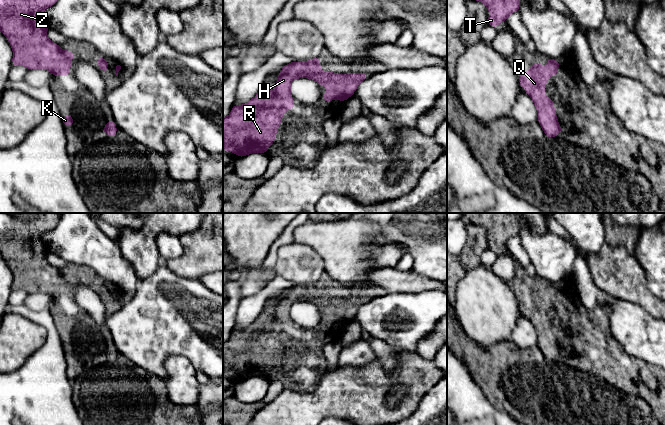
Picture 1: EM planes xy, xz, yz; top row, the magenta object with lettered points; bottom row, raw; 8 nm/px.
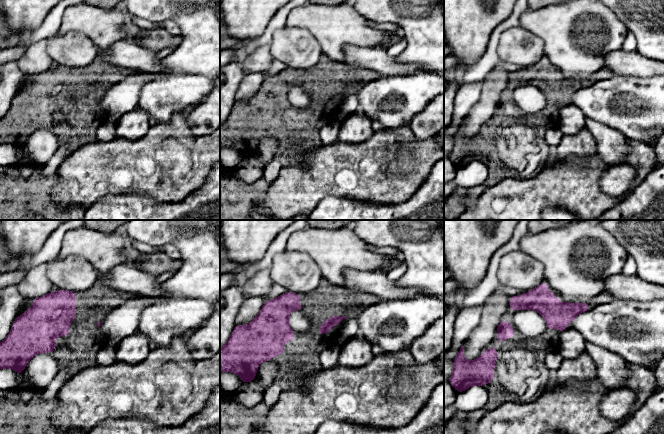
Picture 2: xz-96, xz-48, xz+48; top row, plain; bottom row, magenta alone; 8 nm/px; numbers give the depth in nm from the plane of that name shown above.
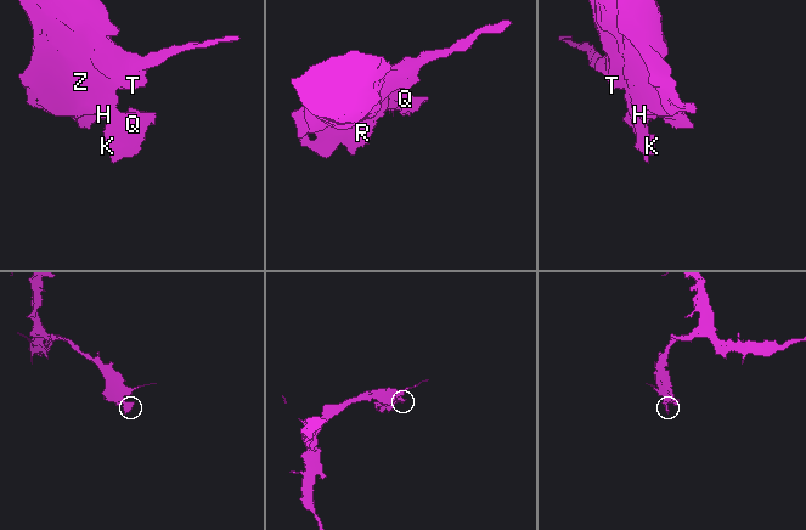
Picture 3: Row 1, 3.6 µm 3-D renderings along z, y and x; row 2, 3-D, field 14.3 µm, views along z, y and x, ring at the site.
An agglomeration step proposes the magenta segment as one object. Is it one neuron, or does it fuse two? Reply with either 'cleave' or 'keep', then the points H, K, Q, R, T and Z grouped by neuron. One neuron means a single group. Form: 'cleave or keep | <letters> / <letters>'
keep | H K Q R T Z

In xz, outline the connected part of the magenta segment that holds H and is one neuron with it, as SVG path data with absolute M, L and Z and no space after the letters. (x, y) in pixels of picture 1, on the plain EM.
M320 281L305 286L292 286L285 288L278 299L276 312L268 315L264 310L259 317L245 329L235 328L230 339L223 343L223 374L235 376L237 381L243 381L251 377L267 377L268 371L275 365L278 350L283 345L281 338L290 332L296 332L291 320L290 309L295 302L311 302L321 310L331 309L331 314L325 314L323 325L325 327L338 323L341 326L347 324L355 317L360 306L369 302L367 297L335 298L333 296L320 295Z

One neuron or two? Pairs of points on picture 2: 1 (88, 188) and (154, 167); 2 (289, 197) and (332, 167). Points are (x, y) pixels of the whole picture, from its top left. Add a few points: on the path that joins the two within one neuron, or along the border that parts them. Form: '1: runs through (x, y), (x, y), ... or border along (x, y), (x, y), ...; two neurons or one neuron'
1: runs through (104, 172), (109, 167), (138, 167); one neuron
2: runs through (300, 187), (307, 181), (313, 181), (321, 173); one neuron

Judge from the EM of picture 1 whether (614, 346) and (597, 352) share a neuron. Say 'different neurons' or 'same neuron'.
same neuron

